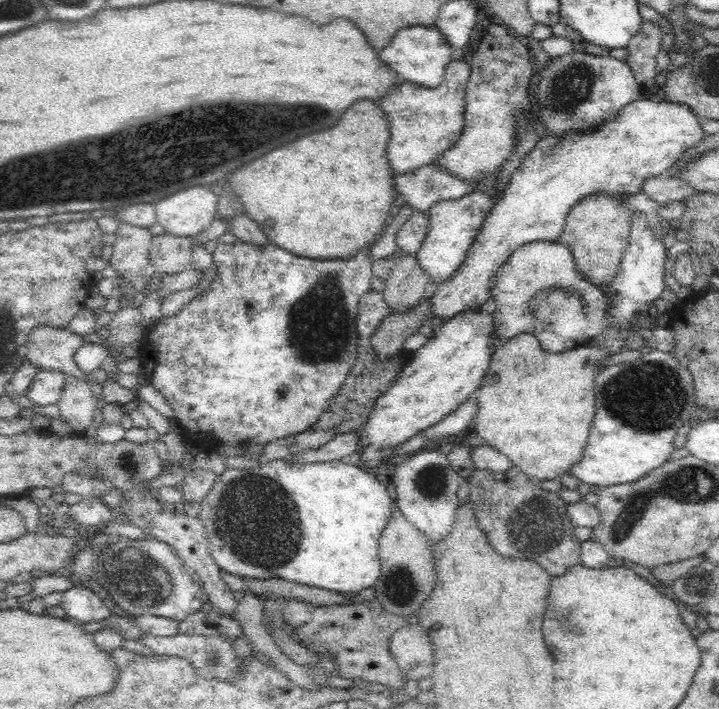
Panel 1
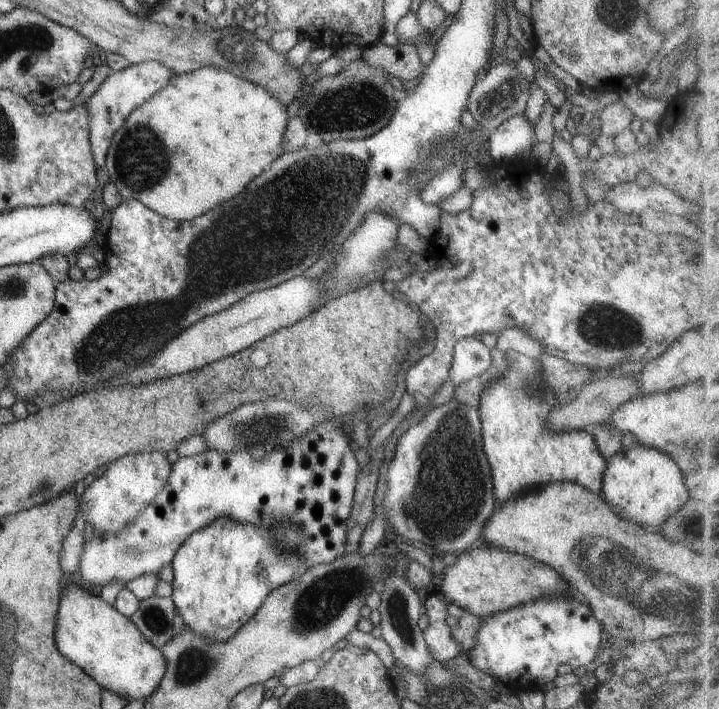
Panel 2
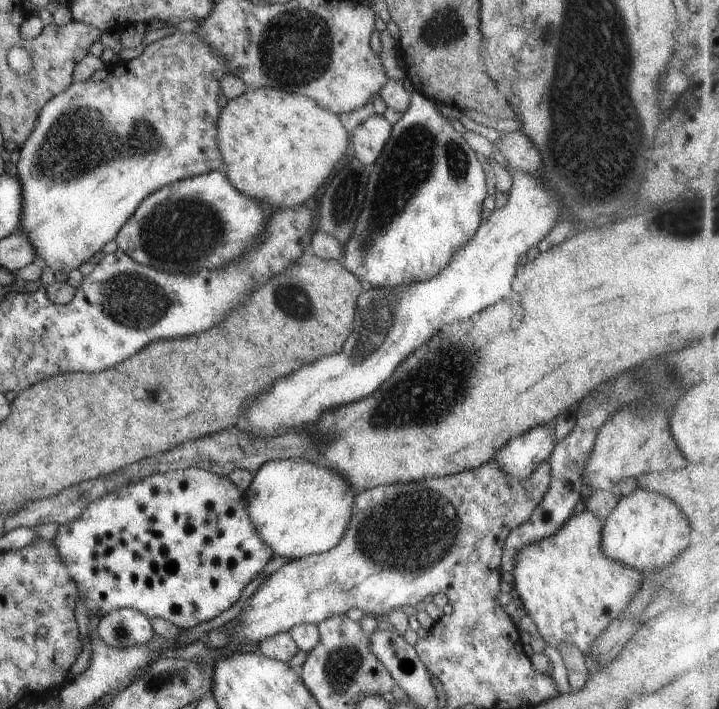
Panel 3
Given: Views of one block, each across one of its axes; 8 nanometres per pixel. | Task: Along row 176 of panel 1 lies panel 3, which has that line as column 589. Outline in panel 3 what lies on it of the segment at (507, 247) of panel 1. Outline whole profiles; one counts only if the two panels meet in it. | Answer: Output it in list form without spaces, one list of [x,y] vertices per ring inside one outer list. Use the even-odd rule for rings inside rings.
[[[585,510],[573,514],[556,534],[523,546],[512,570],[513,582],[524,603],[527,624],[536,627],[546,644],[574,643],[589,655],[593,642],[626,608],[640,590],[644,573],[605,557],[601,549],[604,522]]]

